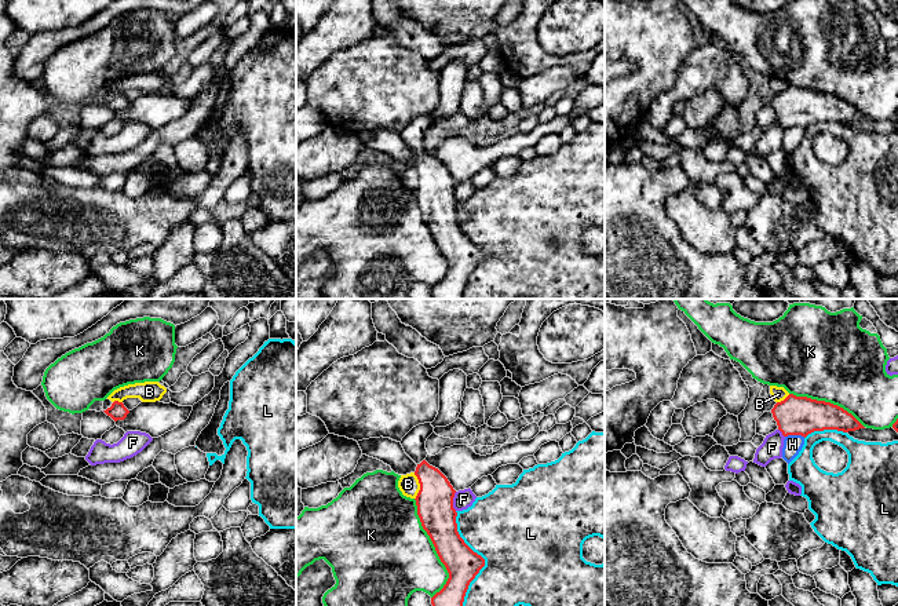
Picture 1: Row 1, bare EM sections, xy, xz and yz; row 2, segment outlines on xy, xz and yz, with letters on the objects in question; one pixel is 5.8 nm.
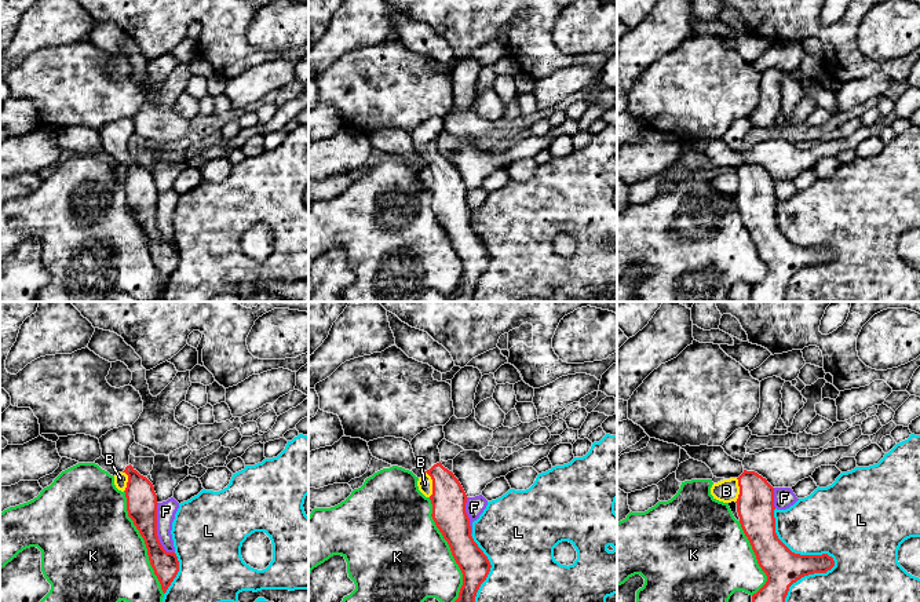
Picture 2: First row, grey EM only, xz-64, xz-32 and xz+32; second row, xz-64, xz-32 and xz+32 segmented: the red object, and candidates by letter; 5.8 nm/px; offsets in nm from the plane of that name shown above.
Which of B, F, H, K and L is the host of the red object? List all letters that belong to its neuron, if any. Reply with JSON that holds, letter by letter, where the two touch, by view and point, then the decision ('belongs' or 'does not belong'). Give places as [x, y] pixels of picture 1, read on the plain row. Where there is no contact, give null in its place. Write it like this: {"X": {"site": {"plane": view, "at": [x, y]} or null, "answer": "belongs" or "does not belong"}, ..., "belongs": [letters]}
{"B": {"site": {"plane": "xz", "at": [420, 178]}, "answer": "does not belong"}, "F": {"site": {"plane": "xz", "at": [452, 193]}, "answer": "does not belong"}, "H": {"site": {"plane": "yz", "at": [795, 126]}, "answer": "does not belong"}, "K": {"site": {"plane": "xz", "at": [435, 240]}, "answer": "does not belong"}, "L": {"site": {"plane": "xz", "at": [482, 249]}, "answer": "does not belong"}, "belongs": []}

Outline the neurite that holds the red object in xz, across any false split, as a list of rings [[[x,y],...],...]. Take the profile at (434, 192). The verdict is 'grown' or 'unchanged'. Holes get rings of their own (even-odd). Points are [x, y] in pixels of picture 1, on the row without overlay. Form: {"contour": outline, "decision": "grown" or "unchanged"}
{"contour": [[[431,114],[419,116],[402,129],[401,136],[417,156],[415,167],[420,182],[415,191],[421,218],[449,264],[443,280],[431,289],[431,296],[463,299],[468,277],[485,258],[485,251],[474,244],[457,223],[457,204],[453,200],[456,182],[438,160],[426,153],[426,132],[432,124]]], "decision": "grown"}

